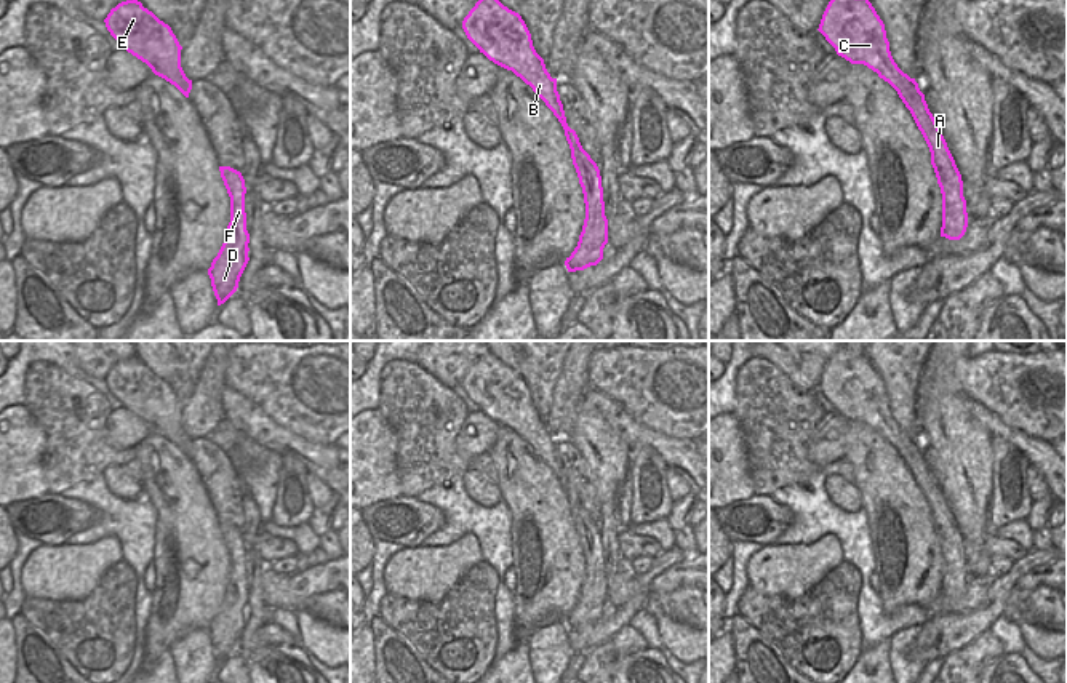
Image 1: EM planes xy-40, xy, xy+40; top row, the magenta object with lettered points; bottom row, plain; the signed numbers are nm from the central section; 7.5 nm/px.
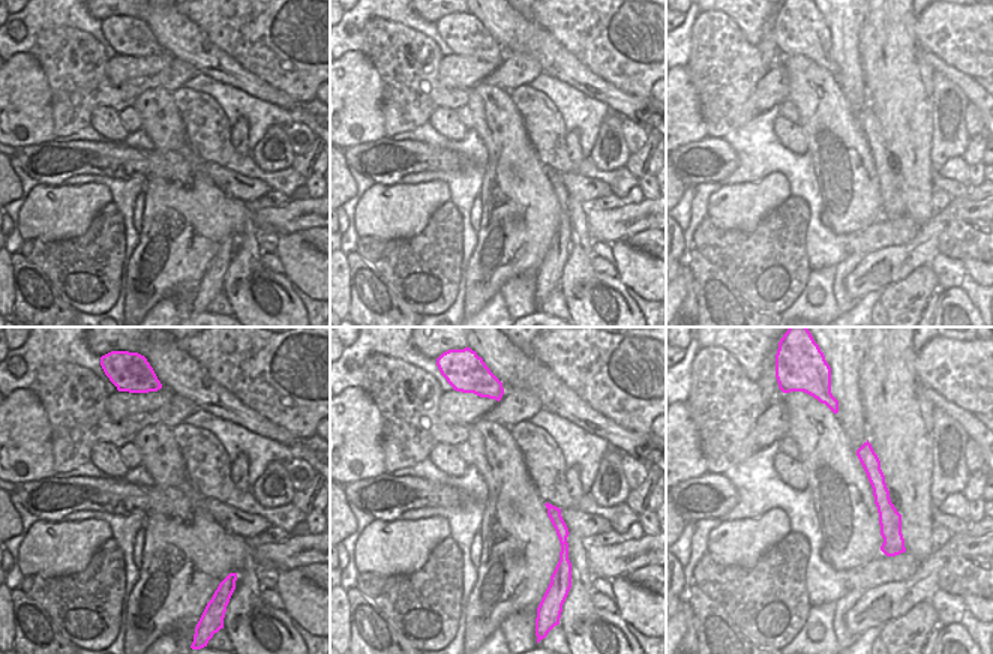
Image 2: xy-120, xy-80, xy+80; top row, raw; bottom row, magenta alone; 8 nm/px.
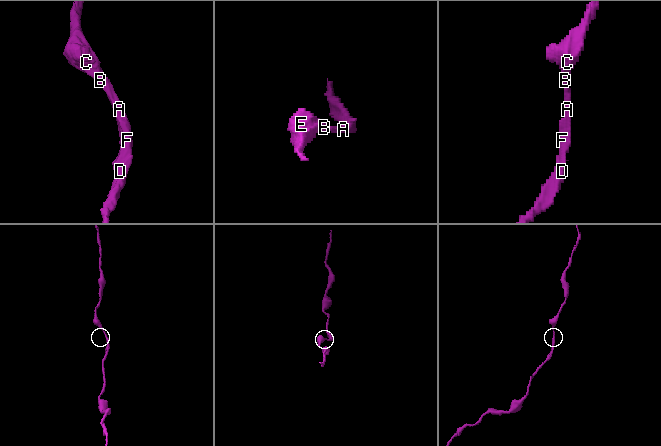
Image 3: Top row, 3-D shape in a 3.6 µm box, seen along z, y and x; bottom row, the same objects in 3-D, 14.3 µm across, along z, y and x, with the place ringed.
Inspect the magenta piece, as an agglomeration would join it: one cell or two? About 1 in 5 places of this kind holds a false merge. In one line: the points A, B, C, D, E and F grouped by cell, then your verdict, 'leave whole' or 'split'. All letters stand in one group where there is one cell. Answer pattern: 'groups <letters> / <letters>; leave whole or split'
groups A B C D E F; leave whole

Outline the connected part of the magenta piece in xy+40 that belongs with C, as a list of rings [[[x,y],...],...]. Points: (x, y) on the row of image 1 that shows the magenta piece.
[[[830,0],[817,30],[838,56],[851,64],[867,66],[897,91],[931,152],[931,165],[942,194],[941,237],[960,240],[968,227],[961,174],[918,83],[894,62],[885,24],[872,3],[869,0]]]

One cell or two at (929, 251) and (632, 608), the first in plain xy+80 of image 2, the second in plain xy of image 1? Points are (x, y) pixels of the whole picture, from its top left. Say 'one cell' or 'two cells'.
one cell

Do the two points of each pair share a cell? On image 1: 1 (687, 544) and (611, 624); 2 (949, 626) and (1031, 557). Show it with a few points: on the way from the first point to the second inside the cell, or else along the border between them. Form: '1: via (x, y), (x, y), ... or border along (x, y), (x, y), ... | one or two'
1: border along (674, 546), (688, 554) | two
2: via (971, 624), (995, 600), (1008, 579) | one

